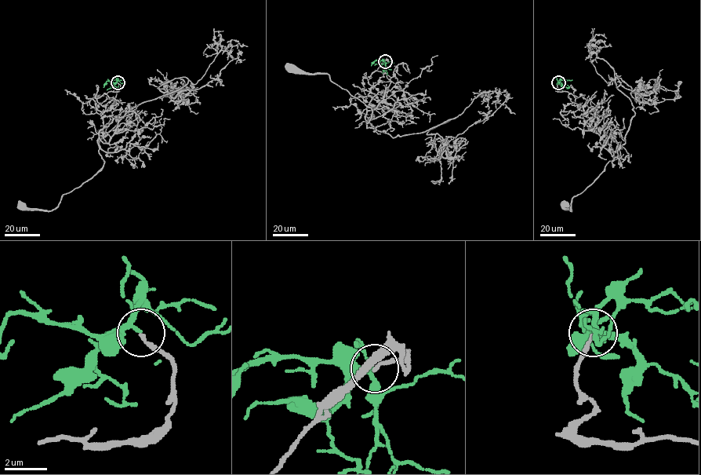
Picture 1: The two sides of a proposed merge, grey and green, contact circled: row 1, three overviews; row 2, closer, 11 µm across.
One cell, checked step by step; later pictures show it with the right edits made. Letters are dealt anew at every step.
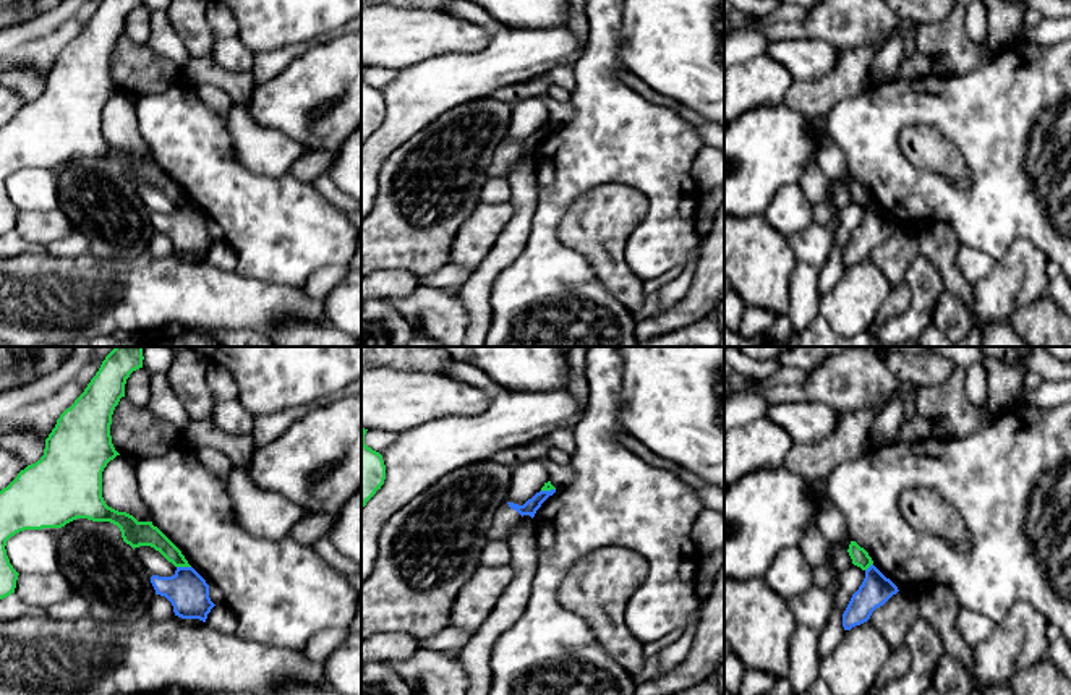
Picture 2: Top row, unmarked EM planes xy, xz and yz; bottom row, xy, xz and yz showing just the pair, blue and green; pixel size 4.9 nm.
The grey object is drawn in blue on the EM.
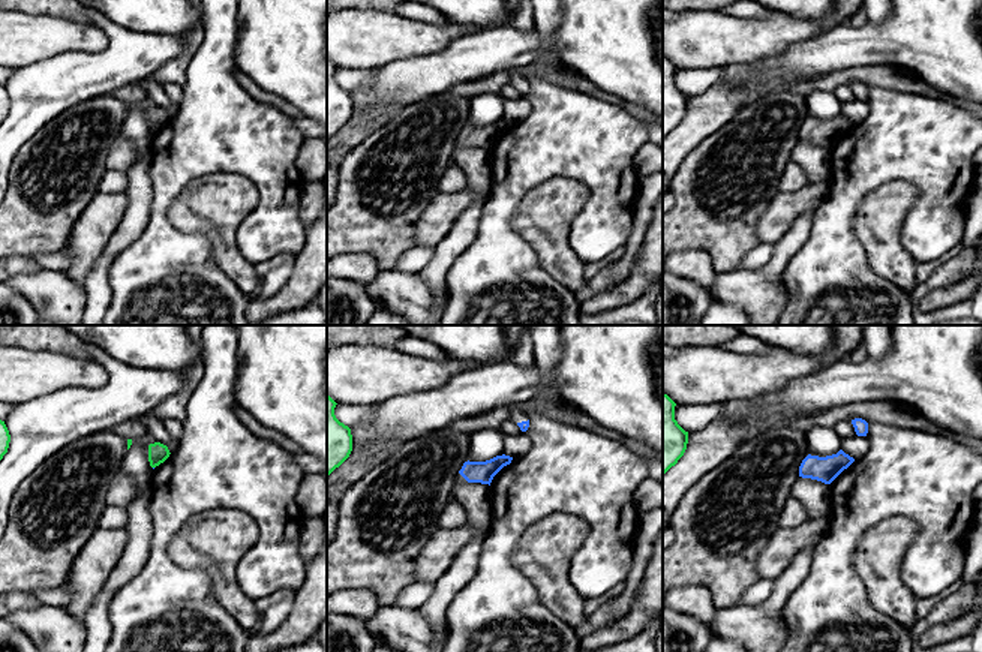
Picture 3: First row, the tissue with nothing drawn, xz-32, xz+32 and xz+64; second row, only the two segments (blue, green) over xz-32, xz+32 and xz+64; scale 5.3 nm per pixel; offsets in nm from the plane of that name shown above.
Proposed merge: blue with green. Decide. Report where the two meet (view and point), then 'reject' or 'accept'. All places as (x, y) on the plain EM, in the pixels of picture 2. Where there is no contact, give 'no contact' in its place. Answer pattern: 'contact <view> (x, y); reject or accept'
contact xy (183, 204); reject

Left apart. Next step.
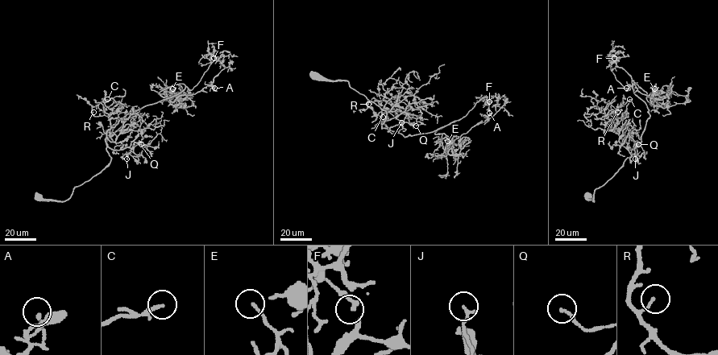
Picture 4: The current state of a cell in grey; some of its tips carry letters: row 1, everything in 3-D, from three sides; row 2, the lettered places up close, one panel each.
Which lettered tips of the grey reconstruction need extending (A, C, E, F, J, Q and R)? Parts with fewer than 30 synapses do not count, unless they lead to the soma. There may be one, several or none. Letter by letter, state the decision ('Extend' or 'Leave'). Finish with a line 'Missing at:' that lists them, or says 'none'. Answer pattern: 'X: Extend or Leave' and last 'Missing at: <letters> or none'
A: Leave
C: Leave
E: Leave
F: Leave
J: Leave
Q: Leave
R: Leave
Missing at: none

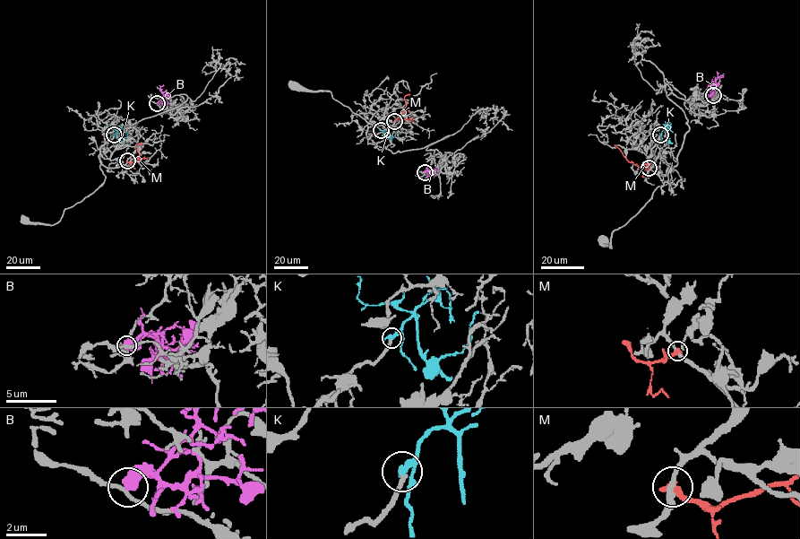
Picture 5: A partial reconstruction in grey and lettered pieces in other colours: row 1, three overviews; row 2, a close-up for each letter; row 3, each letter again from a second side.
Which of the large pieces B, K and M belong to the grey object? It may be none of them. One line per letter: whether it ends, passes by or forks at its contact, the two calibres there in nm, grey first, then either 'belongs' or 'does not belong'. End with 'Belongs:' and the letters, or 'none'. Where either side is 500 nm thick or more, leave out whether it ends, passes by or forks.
B: calibres 190 and 700 nm; does not belong
K: it ends; calibres 240 and 340 nm; belongs
M: it ends; calibres 260 and 340 nm; does not belong
Belongs: K

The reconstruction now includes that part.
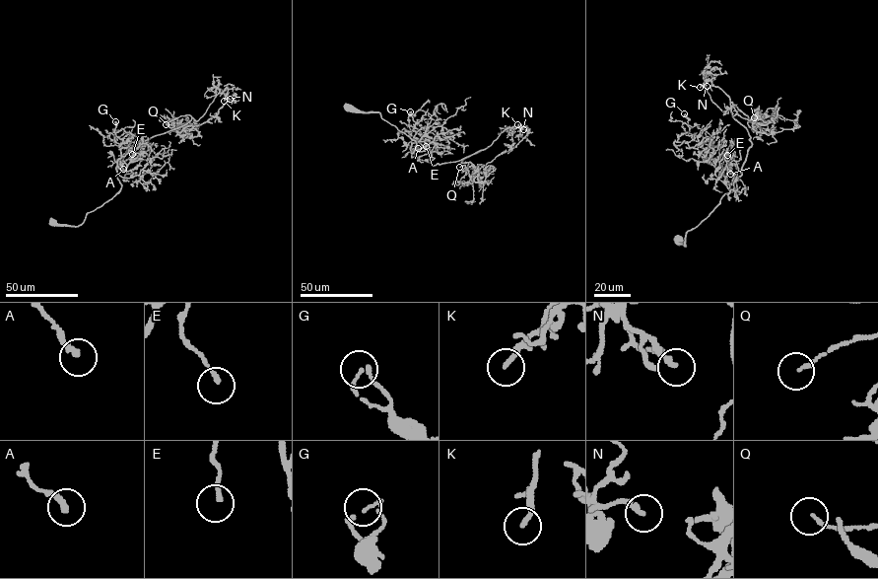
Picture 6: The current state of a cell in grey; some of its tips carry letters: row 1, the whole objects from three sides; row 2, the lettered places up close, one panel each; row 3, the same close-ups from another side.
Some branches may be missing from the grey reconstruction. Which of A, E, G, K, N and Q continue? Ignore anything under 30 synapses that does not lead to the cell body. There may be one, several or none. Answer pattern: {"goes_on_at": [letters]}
{"goes_on_at": []}

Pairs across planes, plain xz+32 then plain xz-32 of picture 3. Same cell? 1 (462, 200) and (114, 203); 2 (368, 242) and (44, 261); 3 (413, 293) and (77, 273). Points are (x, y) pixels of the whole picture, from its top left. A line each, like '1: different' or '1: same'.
1: same
2: different
3: different

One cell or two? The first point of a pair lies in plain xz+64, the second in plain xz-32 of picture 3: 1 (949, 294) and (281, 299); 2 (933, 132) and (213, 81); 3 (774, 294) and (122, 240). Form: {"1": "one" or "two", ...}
{"1": "one", "2": "one", "3": "two"}

